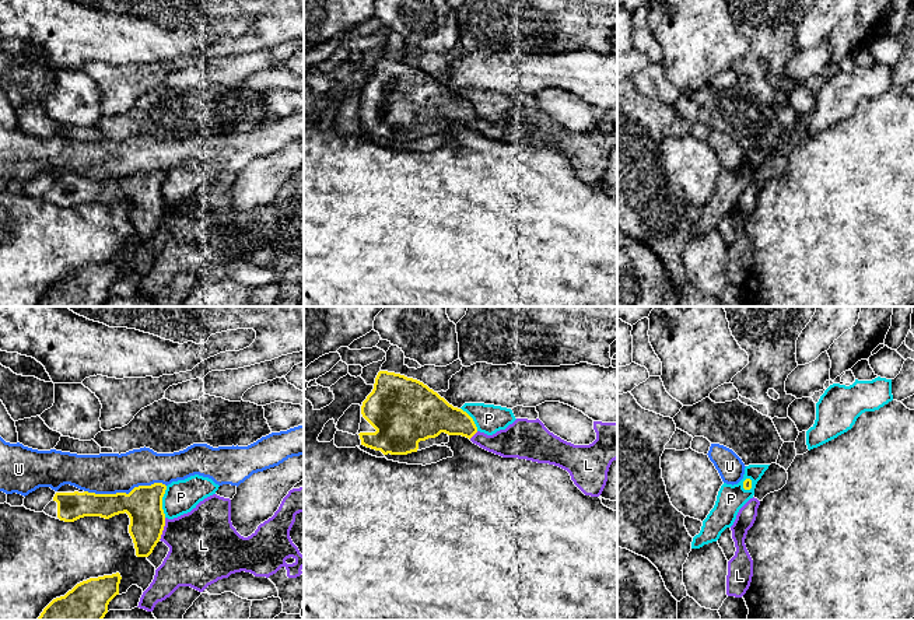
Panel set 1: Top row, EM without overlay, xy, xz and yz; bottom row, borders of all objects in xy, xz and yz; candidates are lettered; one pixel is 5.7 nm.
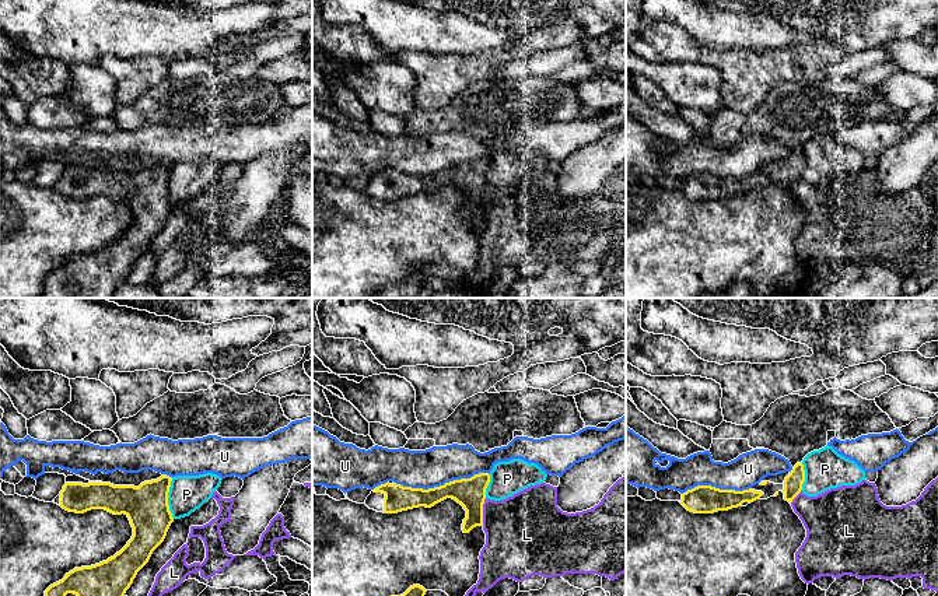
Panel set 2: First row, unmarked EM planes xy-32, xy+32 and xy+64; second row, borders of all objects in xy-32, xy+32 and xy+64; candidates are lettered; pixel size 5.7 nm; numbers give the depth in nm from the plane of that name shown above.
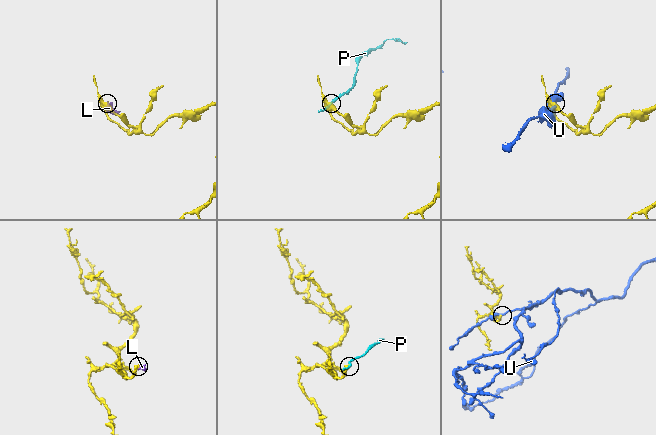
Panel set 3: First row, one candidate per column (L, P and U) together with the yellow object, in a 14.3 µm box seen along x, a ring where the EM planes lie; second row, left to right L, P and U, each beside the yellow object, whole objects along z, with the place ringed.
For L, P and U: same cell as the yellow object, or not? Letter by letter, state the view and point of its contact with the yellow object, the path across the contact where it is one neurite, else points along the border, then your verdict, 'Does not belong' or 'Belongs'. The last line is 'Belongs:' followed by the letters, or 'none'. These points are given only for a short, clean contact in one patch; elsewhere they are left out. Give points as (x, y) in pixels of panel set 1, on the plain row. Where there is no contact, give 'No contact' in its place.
L: Touches yellow at xy (163, 216). Boundary: xy (165, 205), (165, 212), (158, 226). Does not belong
P: Touches yellow at xy (161, 188). Does not belong
U: Touches yellow at xy (125, 179). Does not belong
Belongs: none

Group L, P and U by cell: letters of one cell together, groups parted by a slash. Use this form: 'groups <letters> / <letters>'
groups L / P / U

